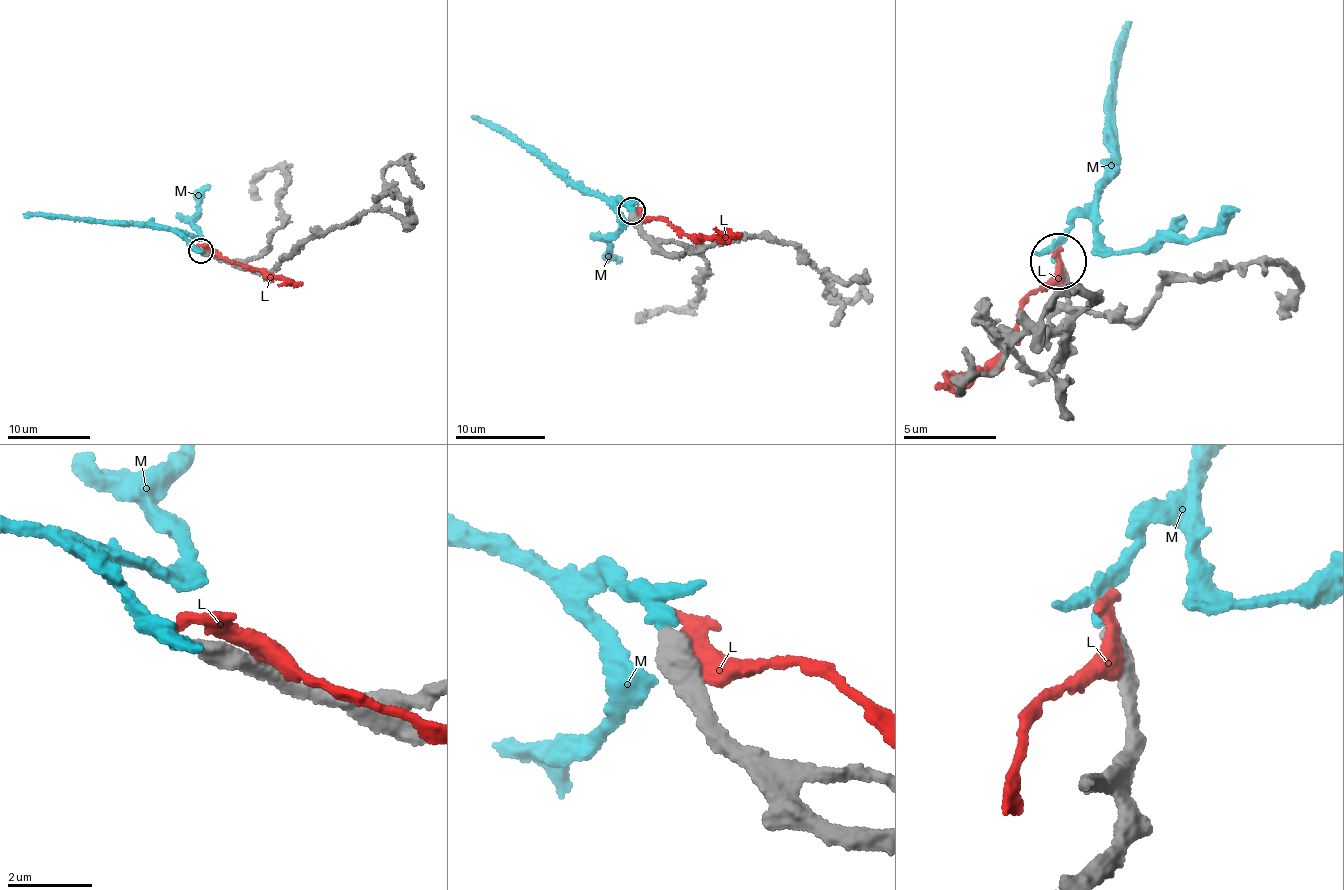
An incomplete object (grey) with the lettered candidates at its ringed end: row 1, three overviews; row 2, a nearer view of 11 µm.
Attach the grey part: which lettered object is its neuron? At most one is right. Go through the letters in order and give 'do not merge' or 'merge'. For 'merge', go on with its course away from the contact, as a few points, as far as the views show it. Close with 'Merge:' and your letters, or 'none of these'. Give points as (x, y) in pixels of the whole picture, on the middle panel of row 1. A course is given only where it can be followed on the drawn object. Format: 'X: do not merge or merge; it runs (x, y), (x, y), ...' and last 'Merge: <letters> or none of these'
L: do not merge
M: merge; it runs (631, 211), (618, 199), (572, 187), (517, 141), (471, 116)
Merge: M

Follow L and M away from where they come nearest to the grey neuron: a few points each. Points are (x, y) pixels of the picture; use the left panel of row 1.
L: (210, 252), (301, 283)
M: (200, 251), (182, 239), (181, 233), (138, 223), (23, 213)

